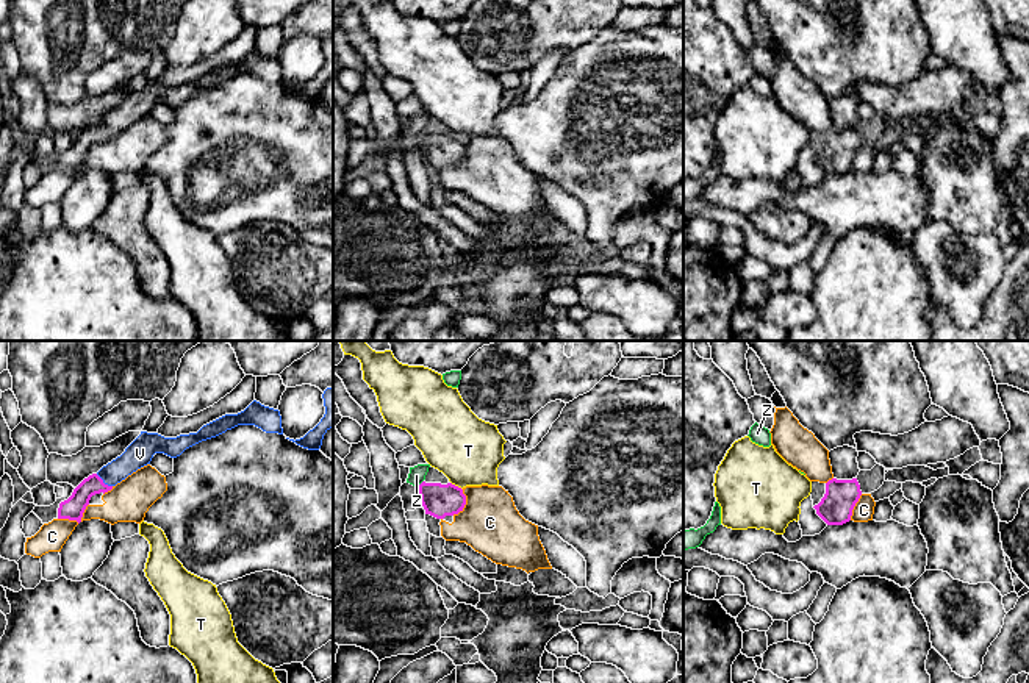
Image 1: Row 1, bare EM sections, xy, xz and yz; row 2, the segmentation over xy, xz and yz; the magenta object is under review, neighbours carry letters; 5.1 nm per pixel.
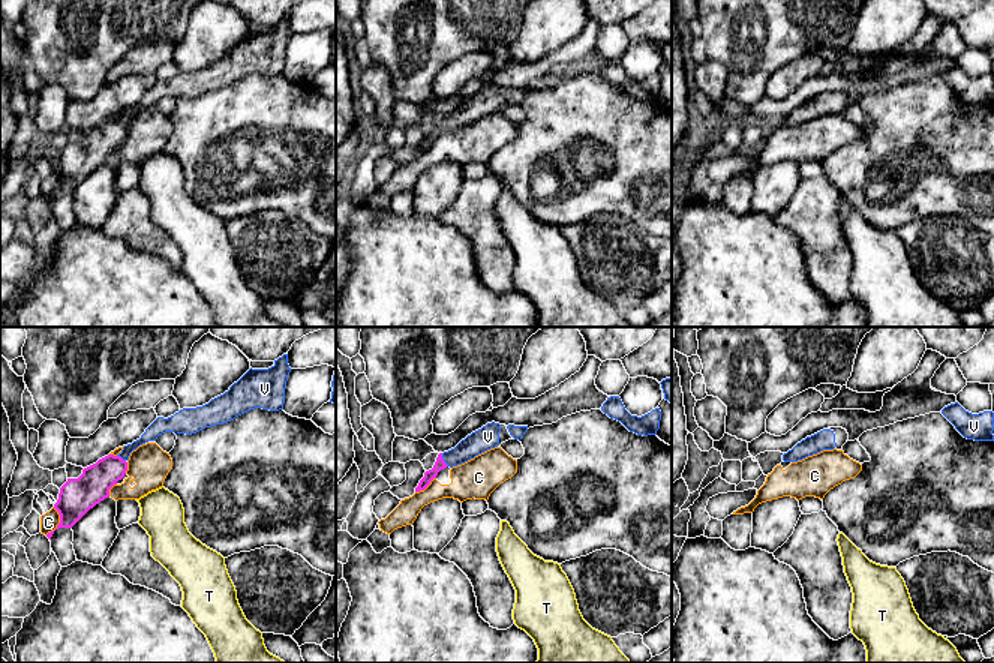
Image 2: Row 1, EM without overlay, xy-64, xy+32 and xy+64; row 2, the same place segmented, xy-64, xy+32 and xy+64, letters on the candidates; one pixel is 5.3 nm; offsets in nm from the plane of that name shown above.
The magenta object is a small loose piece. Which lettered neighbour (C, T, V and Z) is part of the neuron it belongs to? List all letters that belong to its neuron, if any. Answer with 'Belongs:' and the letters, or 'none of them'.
Belongs: V

